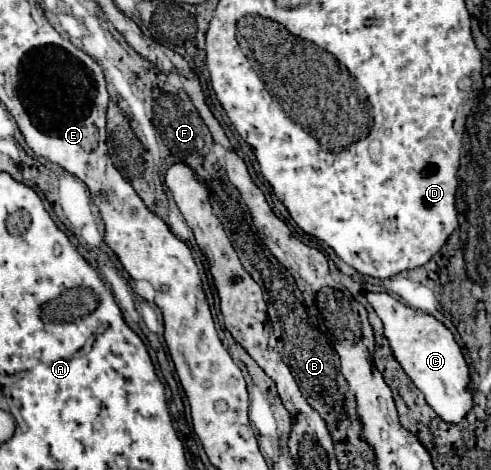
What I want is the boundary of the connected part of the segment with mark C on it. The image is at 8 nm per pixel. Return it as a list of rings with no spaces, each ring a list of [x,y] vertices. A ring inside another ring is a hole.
[[[371,292],[371,306],[383,322],[383,334],[389,340],[397,362],[403,366],[405,374],[413,380],[413,384],[425,394],[427,404],[445,420],[459,424],[473,408],[473,392],[469,388],[471,374],[469,366],[453,340],[453,334],[433,316],[413,310],[391,294],[373,294]]]

